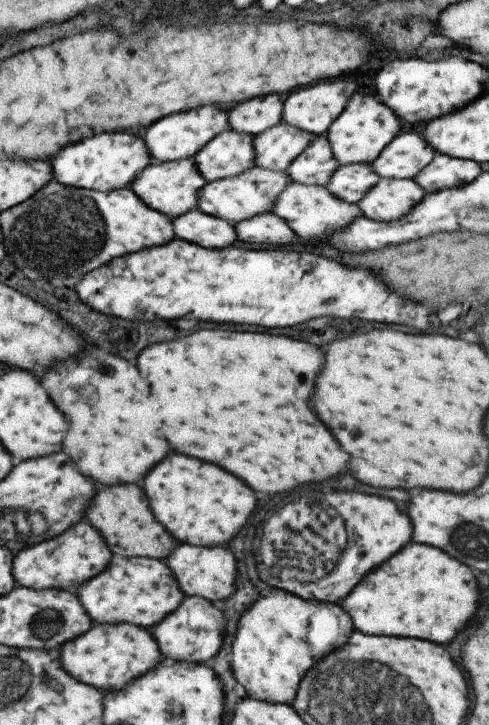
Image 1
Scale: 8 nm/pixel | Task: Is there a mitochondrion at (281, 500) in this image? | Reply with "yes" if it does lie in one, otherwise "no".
yes

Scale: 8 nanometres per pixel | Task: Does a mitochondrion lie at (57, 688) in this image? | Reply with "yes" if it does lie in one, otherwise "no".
no

